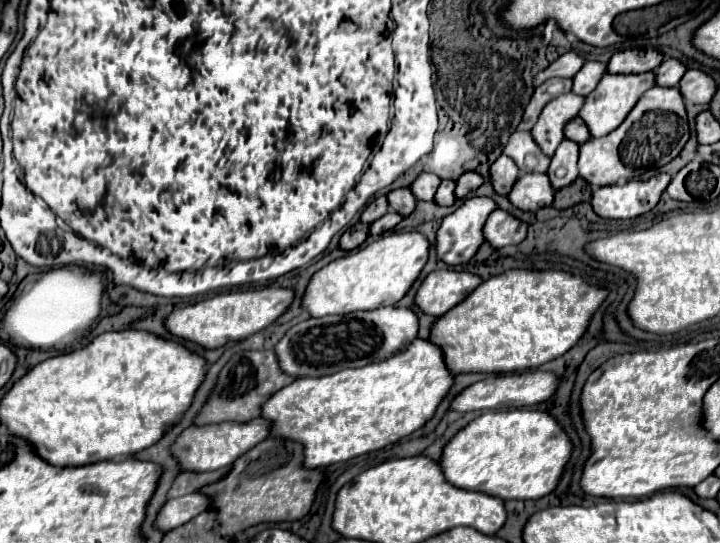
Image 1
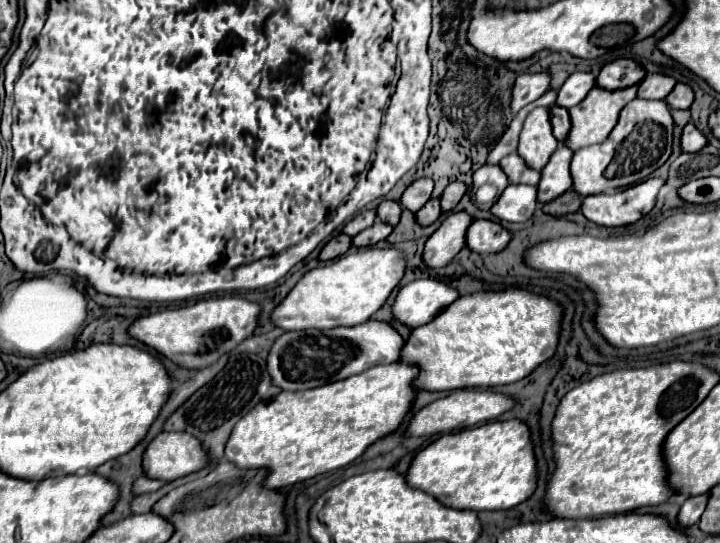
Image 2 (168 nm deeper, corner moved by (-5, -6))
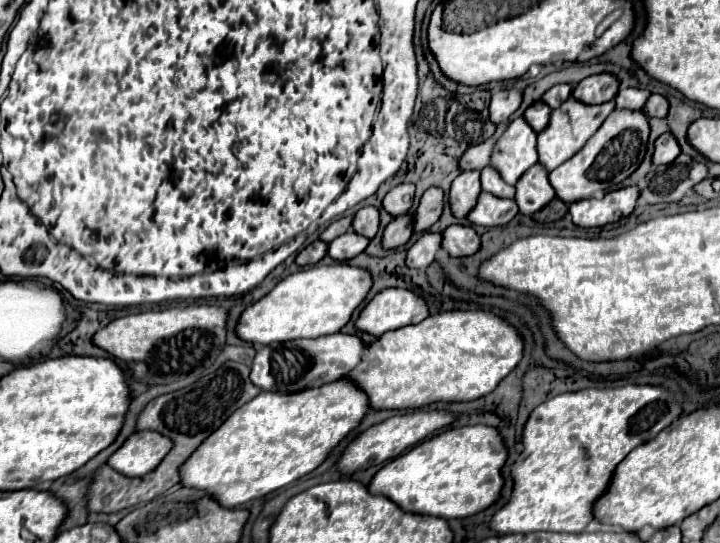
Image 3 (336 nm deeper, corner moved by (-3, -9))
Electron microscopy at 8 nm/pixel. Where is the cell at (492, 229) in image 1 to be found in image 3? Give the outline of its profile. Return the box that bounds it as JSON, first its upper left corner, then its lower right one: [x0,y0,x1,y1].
[442,226,480,256]

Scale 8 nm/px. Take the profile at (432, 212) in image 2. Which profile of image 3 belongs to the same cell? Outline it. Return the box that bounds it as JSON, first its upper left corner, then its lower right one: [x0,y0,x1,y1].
[382,214,412,250]

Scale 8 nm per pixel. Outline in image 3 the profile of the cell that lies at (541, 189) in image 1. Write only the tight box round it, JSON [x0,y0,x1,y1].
[466,192,518,228]

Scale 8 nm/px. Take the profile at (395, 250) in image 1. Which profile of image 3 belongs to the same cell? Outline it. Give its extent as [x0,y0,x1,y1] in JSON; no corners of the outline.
[236,264,372,346]

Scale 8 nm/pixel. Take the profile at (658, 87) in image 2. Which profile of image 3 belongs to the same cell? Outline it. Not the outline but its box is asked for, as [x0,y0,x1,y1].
[614,88,650,110]

